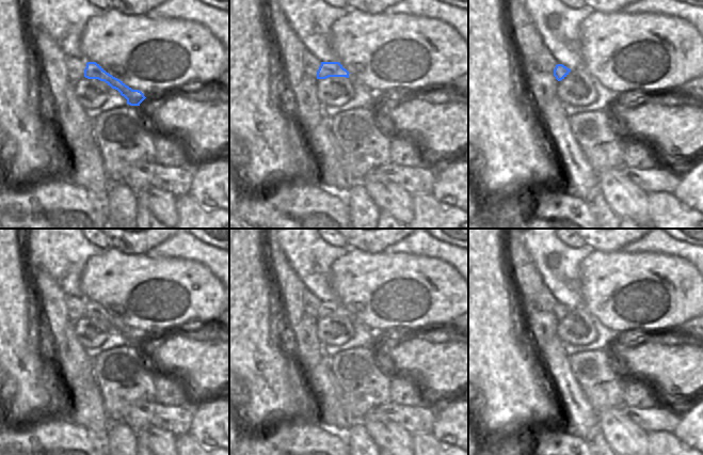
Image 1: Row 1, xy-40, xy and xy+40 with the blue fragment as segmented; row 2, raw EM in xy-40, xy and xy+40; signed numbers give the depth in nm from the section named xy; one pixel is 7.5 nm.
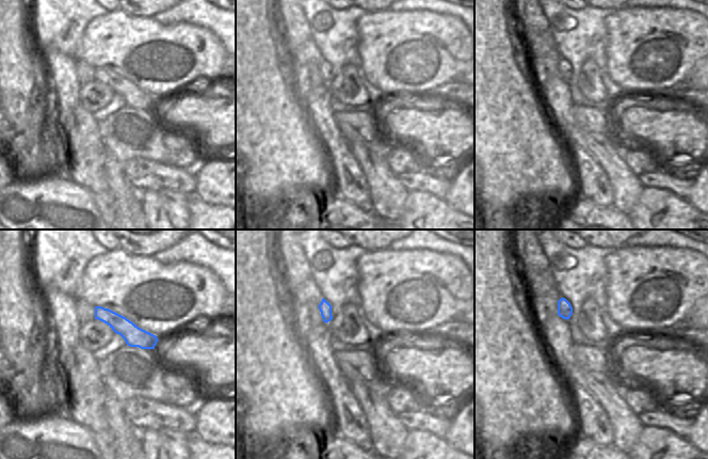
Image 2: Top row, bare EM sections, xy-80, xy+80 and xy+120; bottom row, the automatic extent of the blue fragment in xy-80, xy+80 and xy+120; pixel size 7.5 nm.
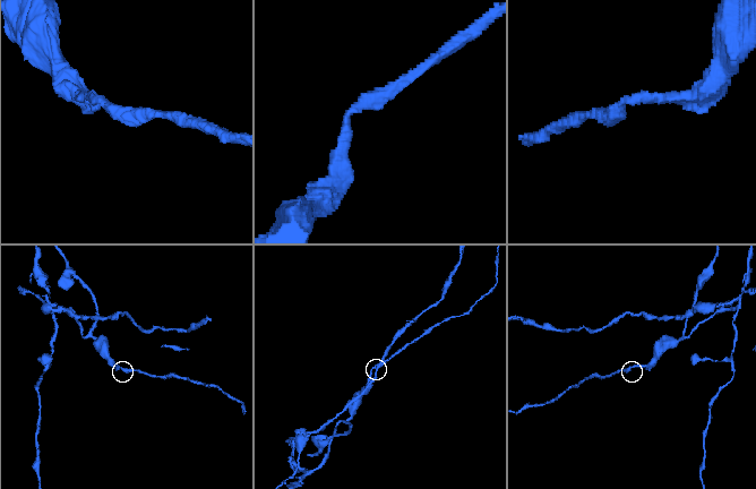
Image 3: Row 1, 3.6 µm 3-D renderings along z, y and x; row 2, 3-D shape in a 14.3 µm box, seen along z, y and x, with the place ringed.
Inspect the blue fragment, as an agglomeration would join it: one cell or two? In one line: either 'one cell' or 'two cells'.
one cell

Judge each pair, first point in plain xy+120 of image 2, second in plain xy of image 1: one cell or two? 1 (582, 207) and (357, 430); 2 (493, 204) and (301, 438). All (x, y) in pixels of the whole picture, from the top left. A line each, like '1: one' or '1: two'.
1: two
2: two

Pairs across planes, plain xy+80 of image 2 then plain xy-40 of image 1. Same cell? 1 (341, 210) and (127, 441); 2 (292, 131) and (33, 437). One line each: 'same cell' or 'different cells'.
1: different cells
2: different cells

